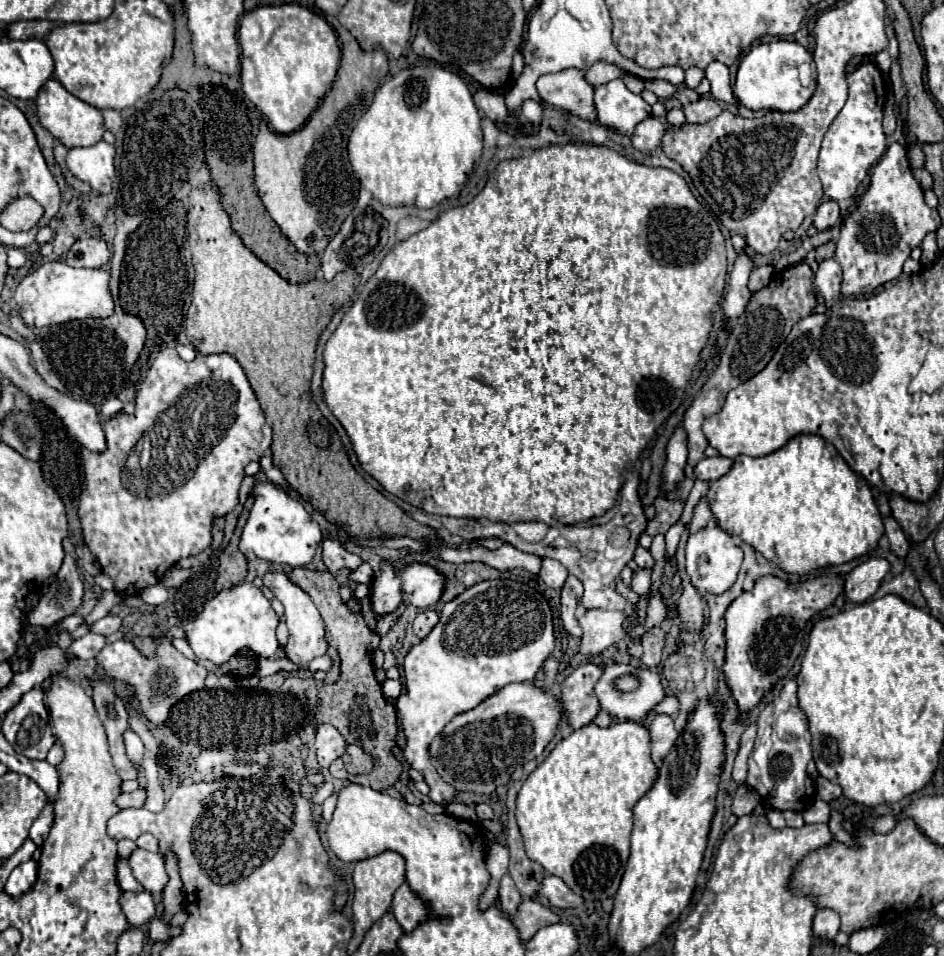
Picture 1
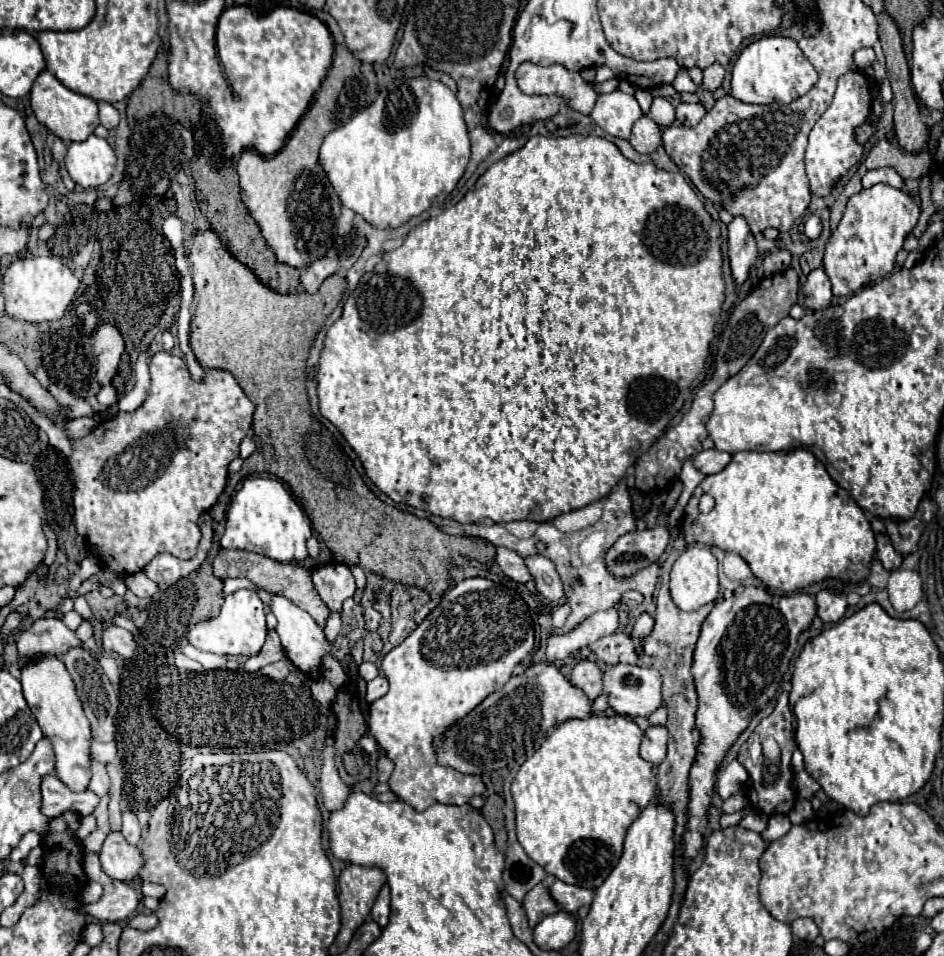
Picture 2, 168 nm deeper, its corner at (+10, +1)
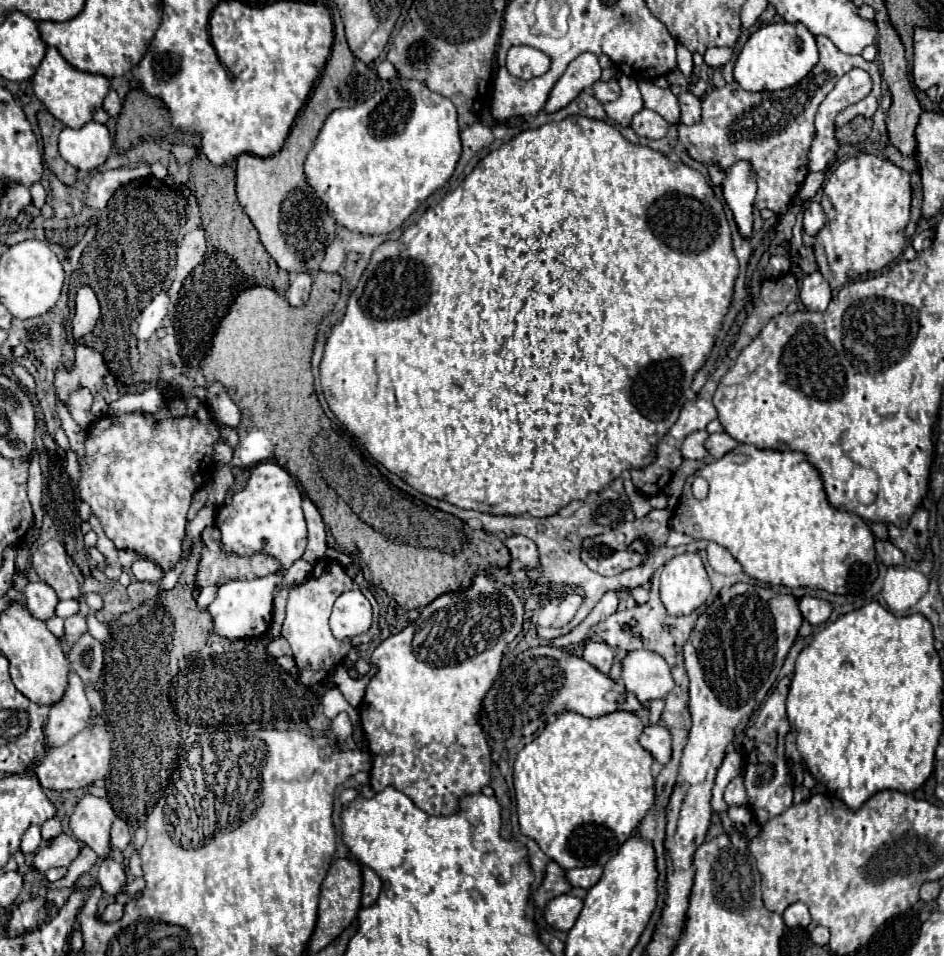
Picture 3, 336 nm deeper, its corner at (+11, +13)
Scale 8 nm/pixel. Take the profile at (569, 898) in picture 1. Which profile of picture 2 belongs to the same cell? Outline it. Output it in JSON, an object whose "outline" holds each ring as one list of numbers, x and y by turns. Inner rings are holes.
{"outline":[[554,880,550,884,550,894,560,906,564,906,566,912,576,912,580,906,588,906,594,898,592,890,574,886,574,884,566,884,562,880]]}

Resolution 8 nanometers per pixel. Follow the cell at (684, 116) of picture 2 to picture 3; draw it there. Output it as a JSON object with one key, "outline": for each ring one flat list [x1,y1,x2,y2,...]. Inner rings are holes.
{"outline":[[691,92,679,94,679,106,681,106,683,124,695,124,701,118,701,100,697,96,693,96]]}

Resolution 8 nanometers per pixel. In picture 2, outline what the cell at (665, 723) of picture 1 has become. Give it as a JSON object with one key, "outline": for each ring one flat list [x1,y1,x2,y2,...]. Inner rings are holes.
{"outline":[[650,726,644,732,640,756,654,766,660,766,660,762,666,758,666,742,668,742,668,730,664,726]]}

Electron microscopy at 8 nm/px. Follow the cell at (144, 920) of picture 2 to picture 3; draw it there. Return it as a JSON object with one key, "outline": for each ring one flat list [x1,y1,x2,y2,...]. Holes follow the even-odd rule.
{"outline":[[113,902,113,904,109,904,109,906,105,908,105,912,101,914,101,920,105,920,105,922,115,922,115,920,119,920,119,918,123,916,123,912,125,912,125,906]]}

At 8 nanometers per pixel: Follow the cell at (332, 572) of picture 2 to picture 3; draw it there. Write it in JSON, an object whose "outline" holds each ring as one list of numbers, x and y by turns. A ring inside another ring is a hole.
{"outline":[[317,560,313,566,311,578,303,584,297,584,295,588,289,588,287,596,287,616,283,622,283,632,281,636,291,644,295,664,299,668,299,680,303,684,313,684,319,682,327,676,331,668,335,668,351,650,349,640,337,640,329,628,329,616,333,610,335,600,347,592,347,590,357,590,359,586,347,576,345,568,337,564,335,560]]}

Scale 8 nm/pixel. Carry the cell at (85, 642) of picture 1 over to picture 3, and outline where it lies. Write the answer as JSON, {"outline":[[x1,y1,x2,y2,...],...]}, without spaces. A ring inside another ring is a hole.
{"outline":[[29,582,25,588,27,610,41,622,47,622,55,616,55,606,59,602,55,590,45,582]]}

